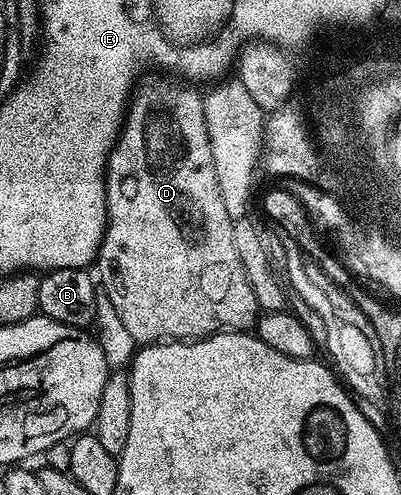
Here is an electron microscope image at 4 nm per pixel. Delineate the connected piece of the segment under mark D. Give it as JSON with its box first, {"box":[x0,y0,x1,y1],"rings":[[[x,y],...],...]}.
{"box":[94,76,258,344],"rings":[[[172,76],[164,77],[168,78],[148,78],[144,83],[141,81],[135,87],[120,136],[108,156],[104,176],[108,225],[104,228],[104,239],[94,263],[99,285],[106,296],[110,298],[111,304],[114,304],[114,309],[118,312],[118,317],[122,320],[124,327],[138,344],[204,338],[208,334],[218,334],[222,330],[251,331],[255,327],[258,317],[256,297],[254,288],[250,288],[250,280],[246,280],[246,272],[238,260],[238,252],[234,252],[234,236],[232,235],[234,220],[222,205],[222,192],[218,192],[218,176],[214,176],[214,156],[210,156],[210,136],[206,132],[204,99],[201,91],[196,91],[199,89],[195,85],[184,80],[177,80]]]}

